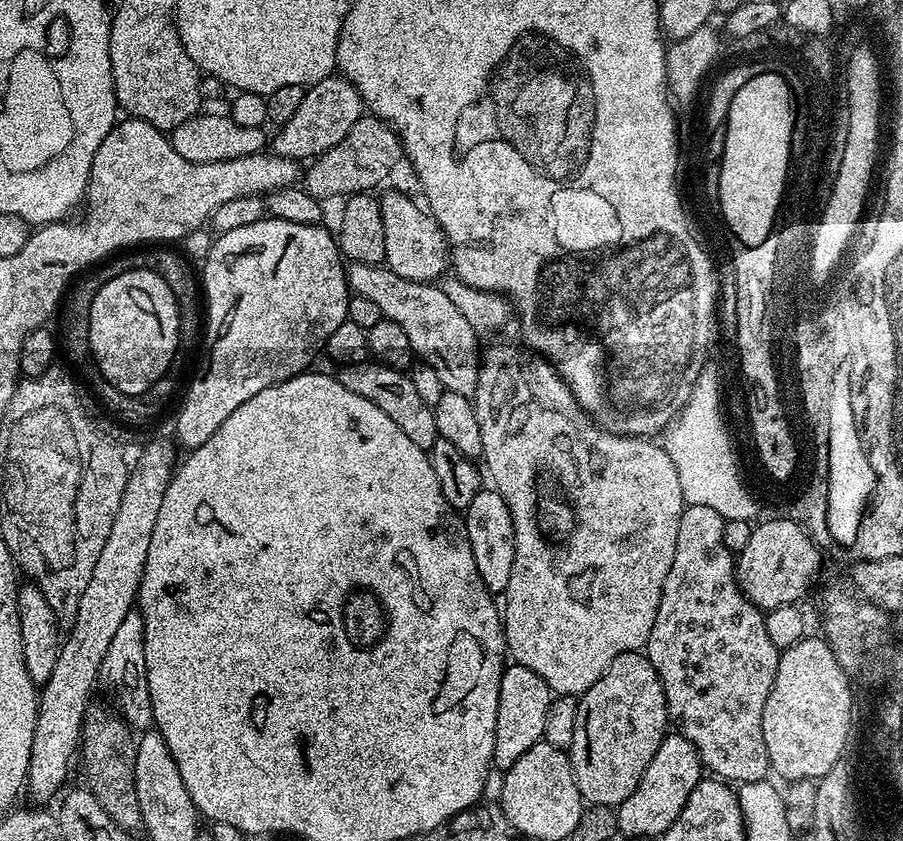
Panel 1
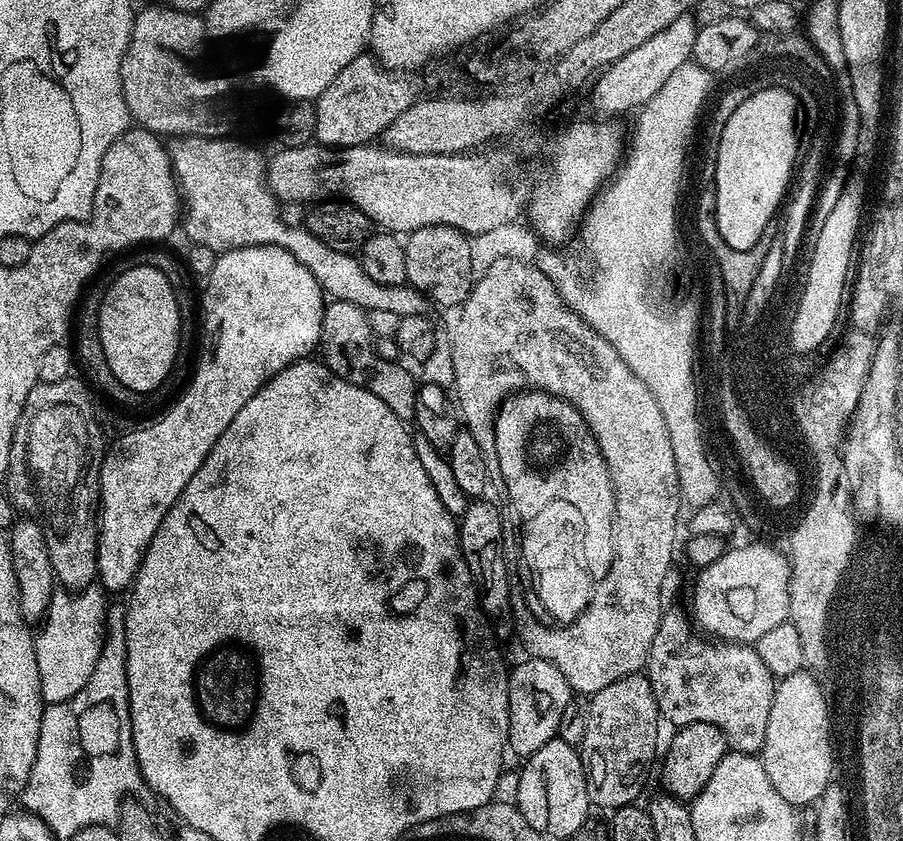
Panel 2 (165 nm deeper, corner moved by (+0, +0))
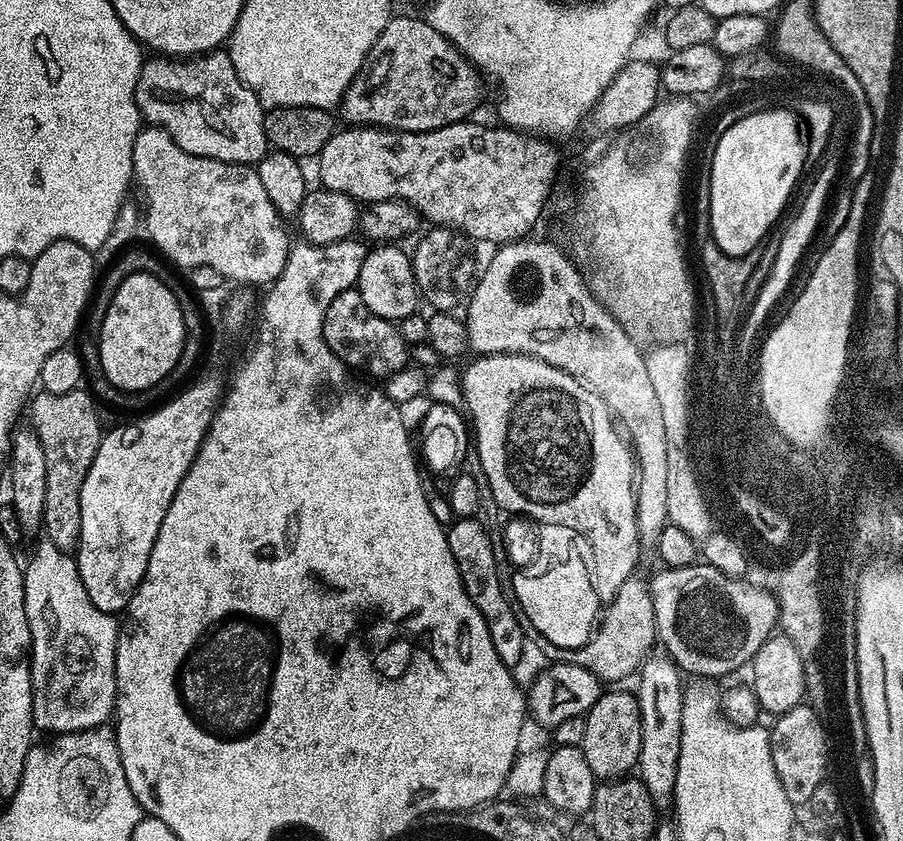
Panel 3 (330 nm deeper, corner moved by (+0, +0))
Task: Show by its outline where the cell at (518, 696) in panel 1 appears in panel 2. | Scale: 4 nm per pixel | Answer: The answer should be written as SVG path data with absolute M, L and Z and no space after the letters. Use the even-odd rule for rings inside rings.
M524 658L524 661L508 673L508 723L507 747L519 758L534 754L546 742L557 739L562 714L573 698L572 687L562 678L562 670L545 660Z

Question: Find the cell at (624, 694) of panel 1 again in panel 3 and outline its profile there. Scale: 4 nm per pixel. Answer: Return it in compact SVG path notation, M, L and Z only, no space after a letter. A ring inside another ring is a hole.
M601 691L598 702L584 716L586 738L583 742L584 757L597 781L618 780L629 775L638 762L642 750L642 714L635 695L628 692Z

